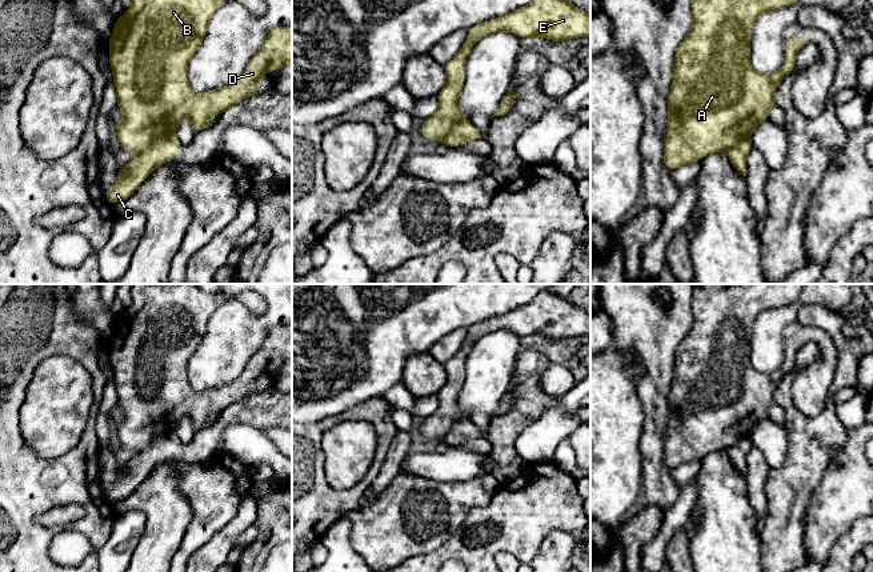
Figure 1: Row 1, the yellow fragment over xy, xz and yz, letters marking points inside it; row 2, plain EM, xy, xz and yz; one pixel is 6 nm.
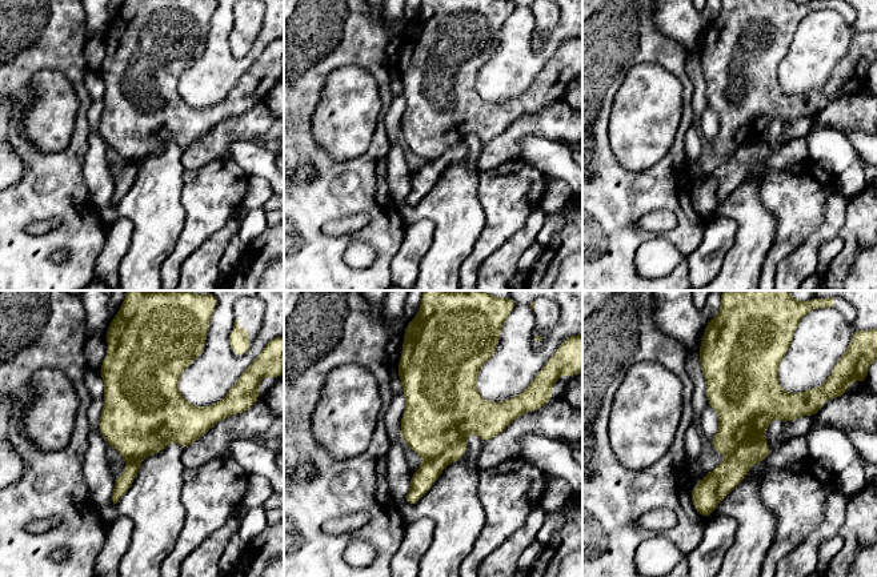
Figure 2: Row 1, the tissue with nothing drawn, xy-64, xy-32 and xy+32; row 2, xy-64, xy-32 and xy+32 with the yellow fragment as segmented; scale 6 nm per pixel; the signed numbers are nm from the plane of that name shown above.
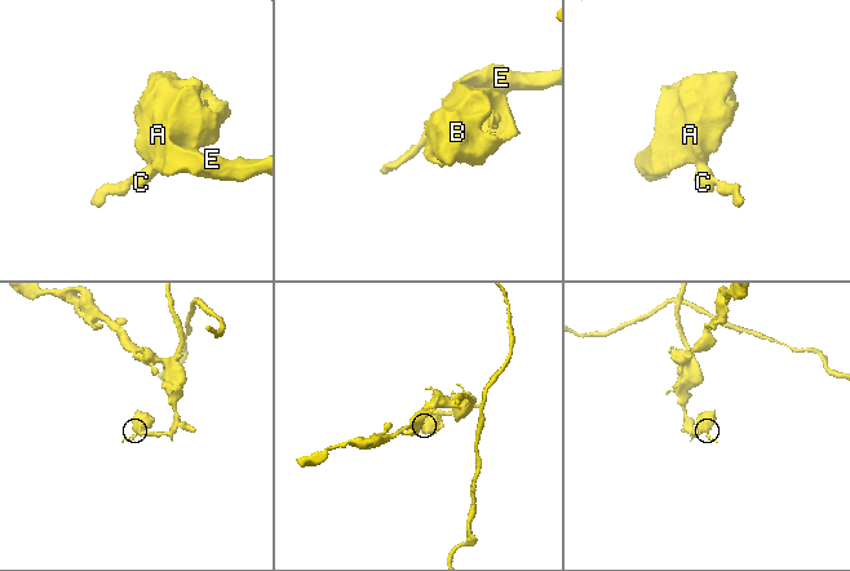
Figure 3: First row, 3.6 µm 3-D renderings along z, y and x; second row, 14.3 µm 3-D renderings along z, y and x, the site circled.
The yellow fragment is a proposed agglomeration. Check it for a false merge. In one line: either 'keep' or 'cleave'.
cleave

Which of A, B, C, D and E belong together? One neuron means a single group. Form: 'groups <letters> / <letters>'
groups A B D E / C

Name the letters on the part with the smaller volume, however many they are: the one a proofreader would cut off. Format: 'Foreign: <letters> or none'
Foreign: C

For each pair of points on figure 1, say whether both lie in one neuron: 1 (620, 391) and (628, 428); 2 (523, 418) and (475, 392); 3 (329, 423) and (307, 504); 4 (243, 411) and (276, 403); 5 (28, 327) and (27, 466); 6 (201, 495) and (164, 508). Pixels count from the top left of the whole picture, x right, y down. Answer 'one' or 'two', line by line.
1: one
2: two
3: one
4: one
5: one
6: two

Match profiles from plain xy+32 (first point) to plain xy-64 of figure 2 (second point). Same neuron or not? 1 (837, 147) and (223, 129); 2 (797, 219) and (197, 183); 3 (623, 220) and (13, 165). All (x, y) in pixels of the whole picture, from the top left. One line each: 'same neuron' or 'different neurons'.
1: different neurons
2: same neuron
3: different neurons

